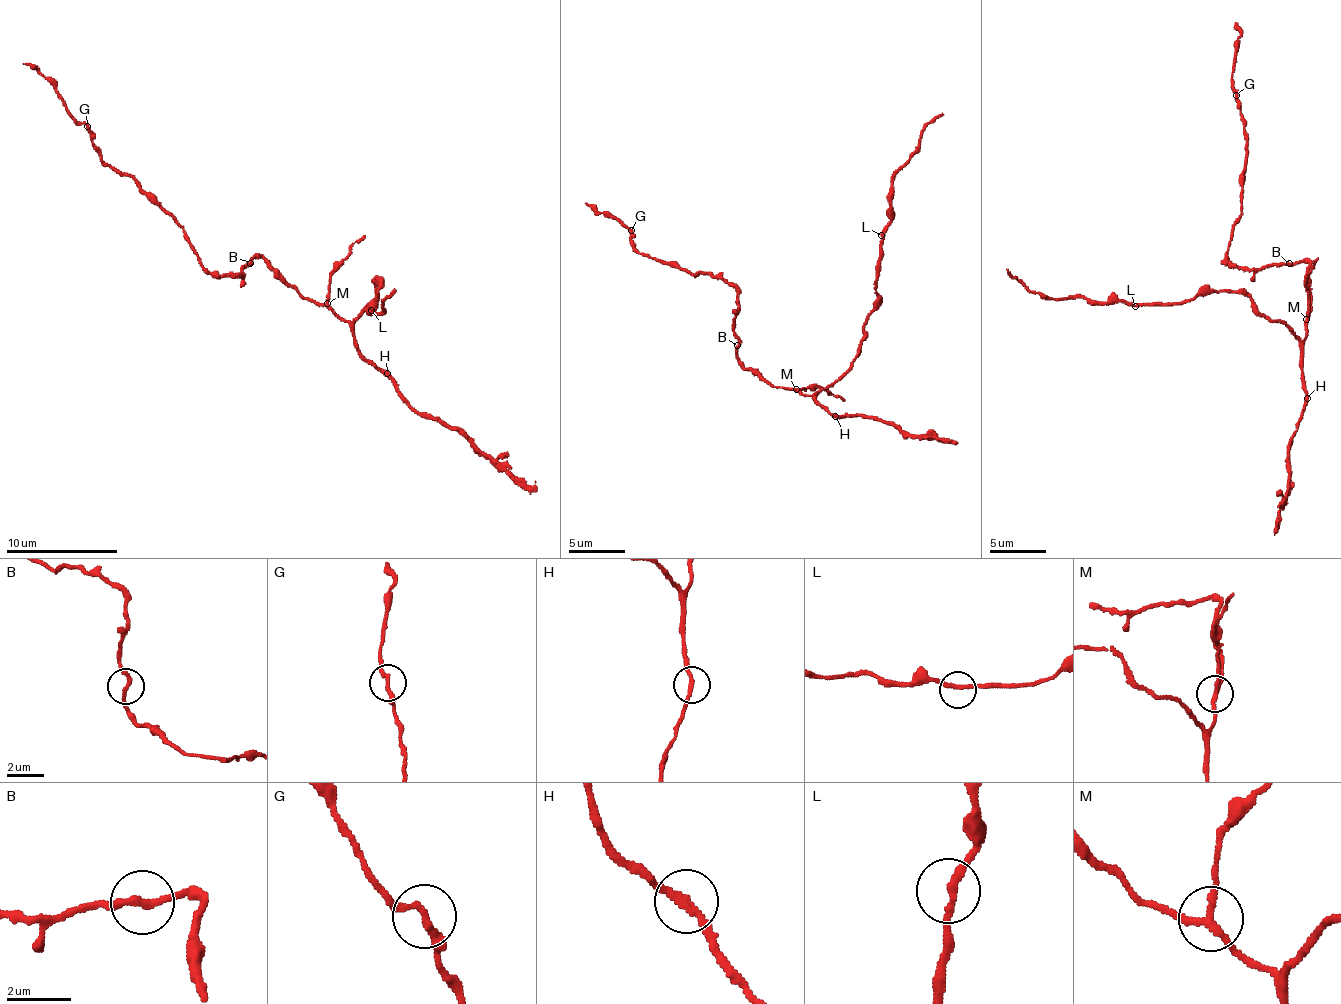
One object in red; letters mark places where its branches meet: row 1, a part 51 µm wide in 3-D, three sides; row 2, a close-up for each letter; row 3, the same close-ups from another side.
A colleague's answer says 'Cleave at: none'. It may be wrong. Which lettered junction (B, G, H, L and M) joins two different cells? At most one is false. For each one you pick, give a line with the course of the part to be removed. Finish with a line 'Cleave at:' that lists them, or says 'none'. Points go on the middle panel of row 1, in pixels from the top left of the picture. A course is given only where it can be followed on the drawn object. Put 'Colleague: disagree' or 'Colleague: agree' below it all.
M: foreign part runs (795, 390), (819, 387), (843, 401)
Cleave at: M
Colleague: disagree

